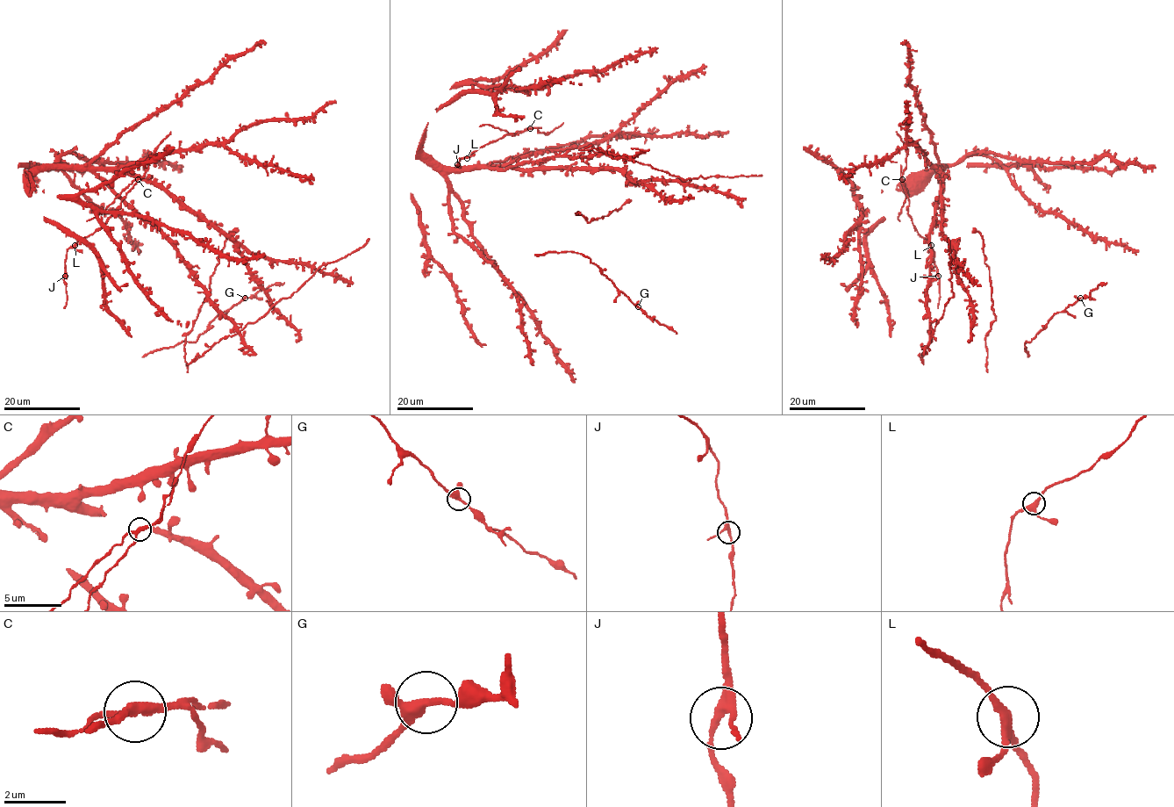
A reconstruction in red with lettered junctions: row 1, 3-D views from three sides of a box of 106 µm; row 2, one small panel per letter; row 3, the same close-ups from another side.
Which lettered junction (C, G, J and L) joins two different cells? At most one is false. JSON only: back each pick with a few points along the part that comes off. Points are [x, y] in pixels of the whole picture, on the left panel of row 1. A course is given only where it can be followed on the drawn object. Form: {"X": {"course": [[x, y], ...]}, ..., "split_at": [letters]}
{"C": {"course": [[137, 179], [103, 212], [87, 221]]}, "split_at": ["C"]}

